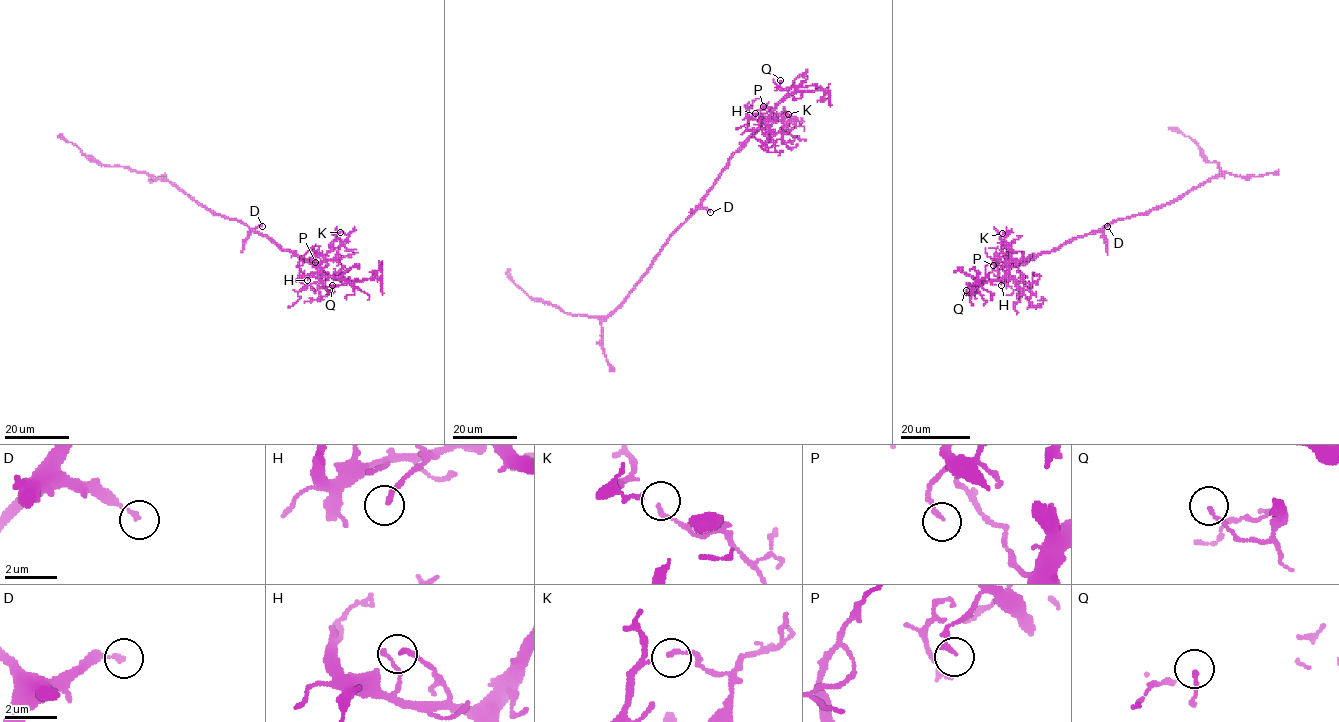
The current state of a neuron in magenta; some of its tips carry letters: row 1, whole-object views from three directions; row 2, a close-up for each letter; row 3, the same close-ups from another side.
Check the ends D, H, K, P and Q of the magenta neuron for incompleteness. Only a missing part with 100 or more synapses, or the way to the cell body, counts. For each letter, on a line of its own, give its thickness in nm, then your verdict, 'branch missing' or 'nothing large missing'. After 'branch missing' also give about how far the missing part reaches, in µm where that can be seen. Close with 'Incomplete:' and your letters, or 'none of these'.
D: calibre 180 nm; nothing large missing
H: calibre 180 nm; nothing large missing
K: calibre 110 nm; nothing large missing
P: calibre 170 nm; nothing large missing
Q: calibre 140 nm; nothing large missing
Incomplete: none of these

